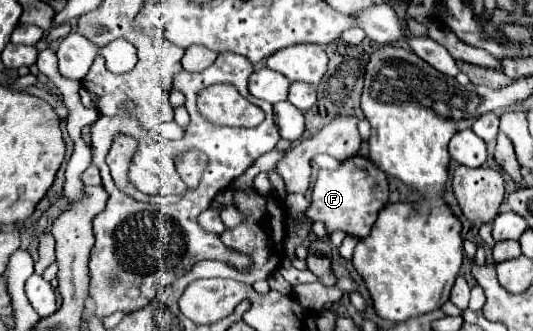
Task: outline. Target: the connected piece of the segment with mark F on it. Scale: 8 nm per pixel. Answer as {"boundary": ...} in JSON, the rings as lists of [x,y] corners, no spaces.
{"boundary":[[[354,157],[354,159],[344,161],[342,167],[336,171],[322,169],[318,173],[306,215],[312,221],[322,221],[328,235],[340,229],[348,235],[364,239],[370,235],[370,229],[372,229],[378,213],[386,207],[386,203],[388,203],[386,175],[382,171],[374,169],[374,165],[368,159]]]}

